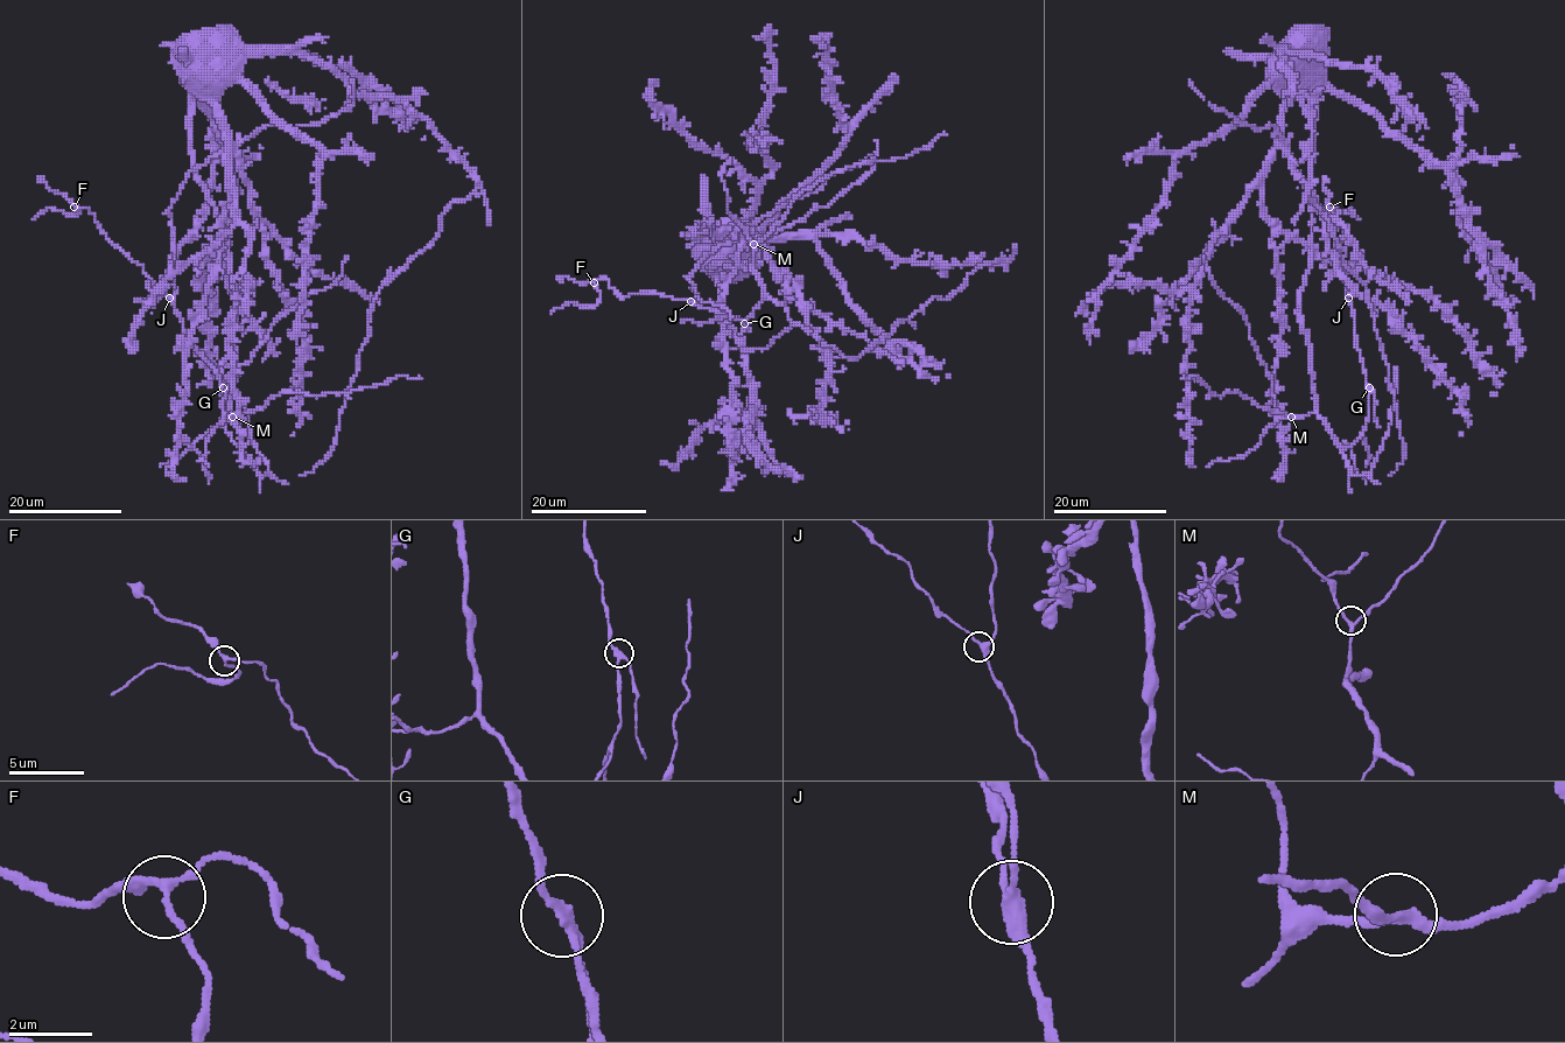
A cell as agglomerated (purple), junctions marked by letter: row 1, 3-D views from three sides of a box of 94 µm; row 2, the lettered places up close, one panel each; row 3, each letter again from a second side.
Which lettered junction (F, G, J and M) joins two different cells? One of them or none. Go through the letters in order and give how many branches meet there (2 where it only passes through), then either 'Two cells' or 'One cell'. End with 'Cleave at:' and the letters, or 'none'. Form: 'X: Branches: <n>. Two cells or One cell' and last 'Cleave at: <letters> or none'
F: Branches: 3. One cell
G: Branches: 3. Two cells
J: Branches: 3. One cell
M: Branches: 3. One cell
Cleave at: G

